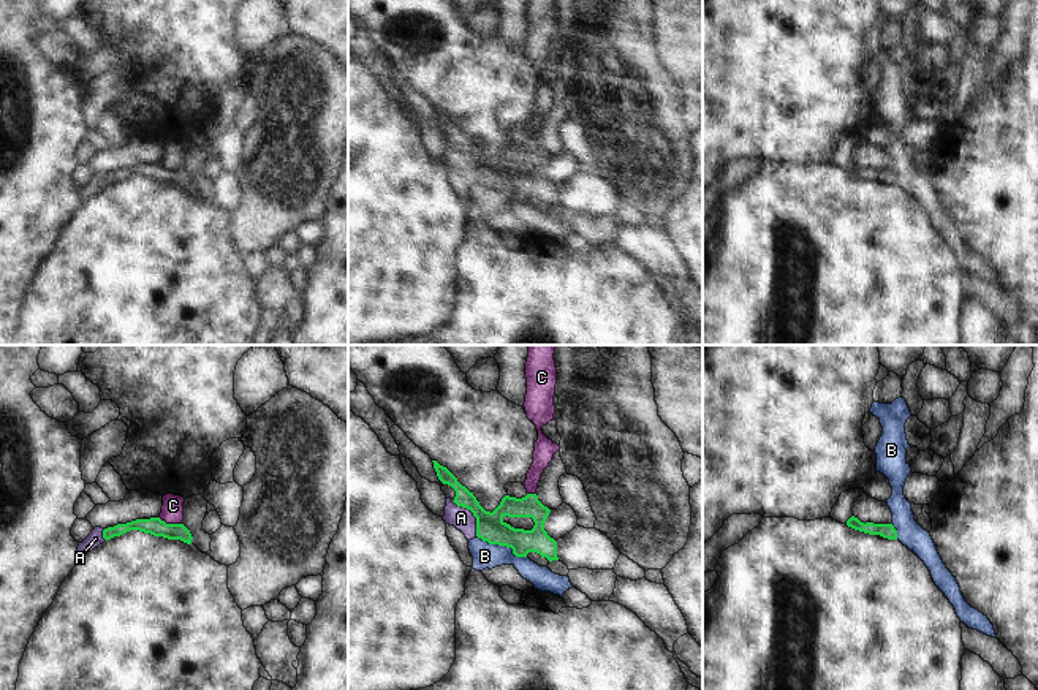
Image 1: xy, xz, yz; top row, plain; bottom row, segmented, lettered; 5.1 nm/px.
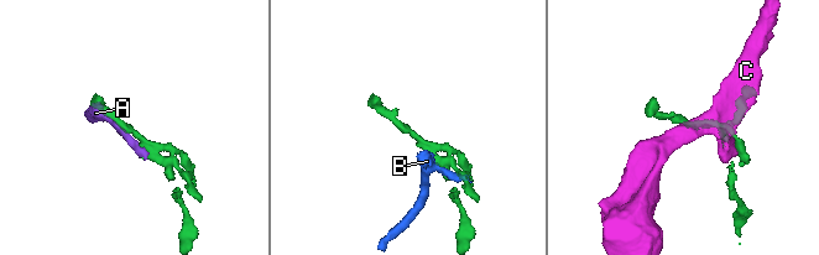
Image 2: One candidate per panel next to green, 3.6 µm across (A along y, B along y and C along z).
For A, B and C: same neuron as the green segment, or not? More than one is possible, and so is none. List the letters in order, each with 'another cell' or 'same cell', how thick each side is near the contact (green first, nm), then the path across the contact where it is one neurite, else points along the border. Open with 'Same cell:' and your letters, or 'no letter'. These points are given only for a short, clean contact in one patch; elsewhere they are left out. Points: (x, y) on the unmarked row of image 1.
Same cell: A
A: same cell; calibres 140 and 110 nm; way xz (489, 171), (473, 160), (461, 163)
B: another cell; calibres 140 and 130 nm
C: another cell; calibres 90 and 110 nm; border xy (159, 162), (166, 168), (181, 170)

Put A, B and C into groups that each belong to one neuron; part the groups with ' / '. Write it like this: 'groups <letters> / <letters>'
groups A / B / C

